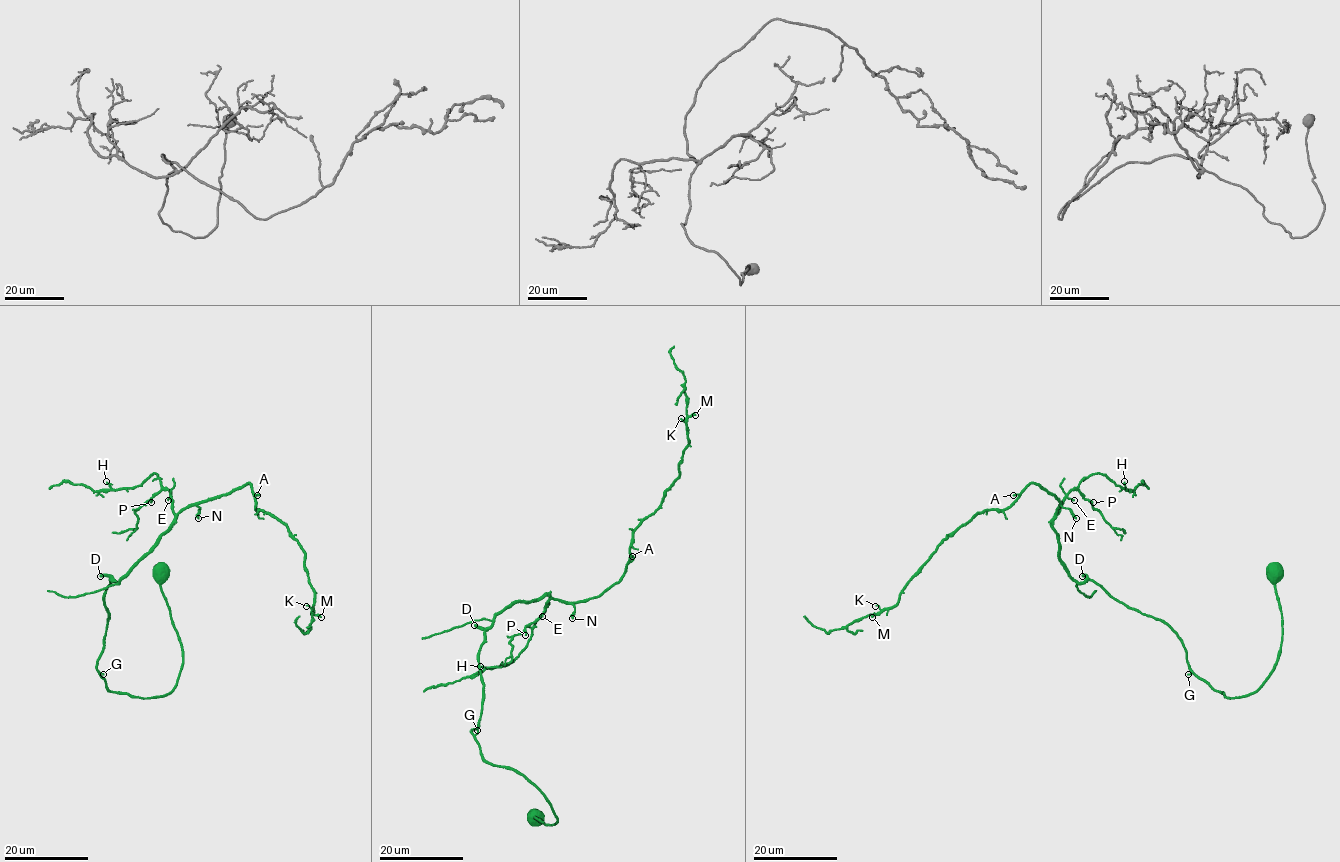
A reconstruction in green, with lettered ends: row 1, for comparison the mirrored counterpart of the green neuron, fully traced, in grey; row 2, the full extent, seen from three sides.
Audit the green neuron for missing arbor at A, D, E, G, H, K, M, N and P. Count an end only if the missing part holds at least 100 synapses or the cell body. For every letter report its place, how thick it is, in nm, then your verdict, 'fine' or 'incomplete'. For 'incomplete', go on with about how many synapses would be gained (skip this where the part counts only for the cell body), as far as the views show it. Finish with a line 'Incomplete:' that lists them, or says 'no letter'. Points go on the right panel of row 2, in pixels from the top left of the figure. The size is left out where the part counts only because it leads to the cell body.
A: at (1013, 495); 160 nm thick; fine
D: at (1082, 576); 340 nm thick; incomplete; about 150 synapses
E: at (1074, 500); 90 nm thick; fine
G: at (1188, 674); 100 nm thick; fine
H: at (1124, 481); 90 nm thick; fine
K: at (875, 606); 100 nm thick; fine
M: at (872, 617); 320 nm thick; fine
N: at (1076, 518); 320 nm thick; fine
P: at (1093, 502); 80 nm thick; fine
Incomplete: D

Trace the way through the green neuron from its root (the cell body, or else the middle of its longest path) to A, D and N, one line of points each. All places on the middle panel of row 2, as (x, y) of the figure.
A: (538, 819), (557, 822), (550, 803), (490, 764), (471, 733), (485, 632), (517, 602), (601, 595), (632, 556)
D: (538, 819), (557, 822), (550, 803), (522, 775), (490, 764), (471, 733), (483, 703), (484, 631), (474, 625)
N: (538, 819), (557, 822), (550, 803), (471, 733), (478, 650), (517, 602), (548, 594), (572, 618)

